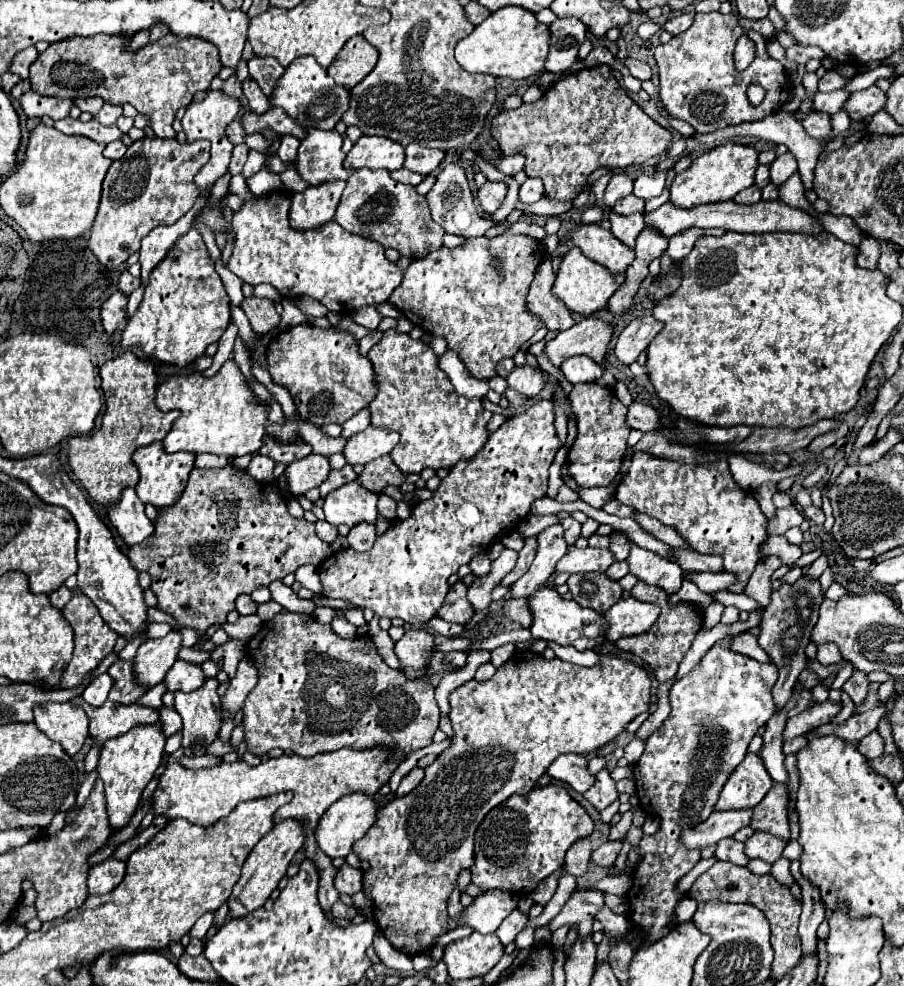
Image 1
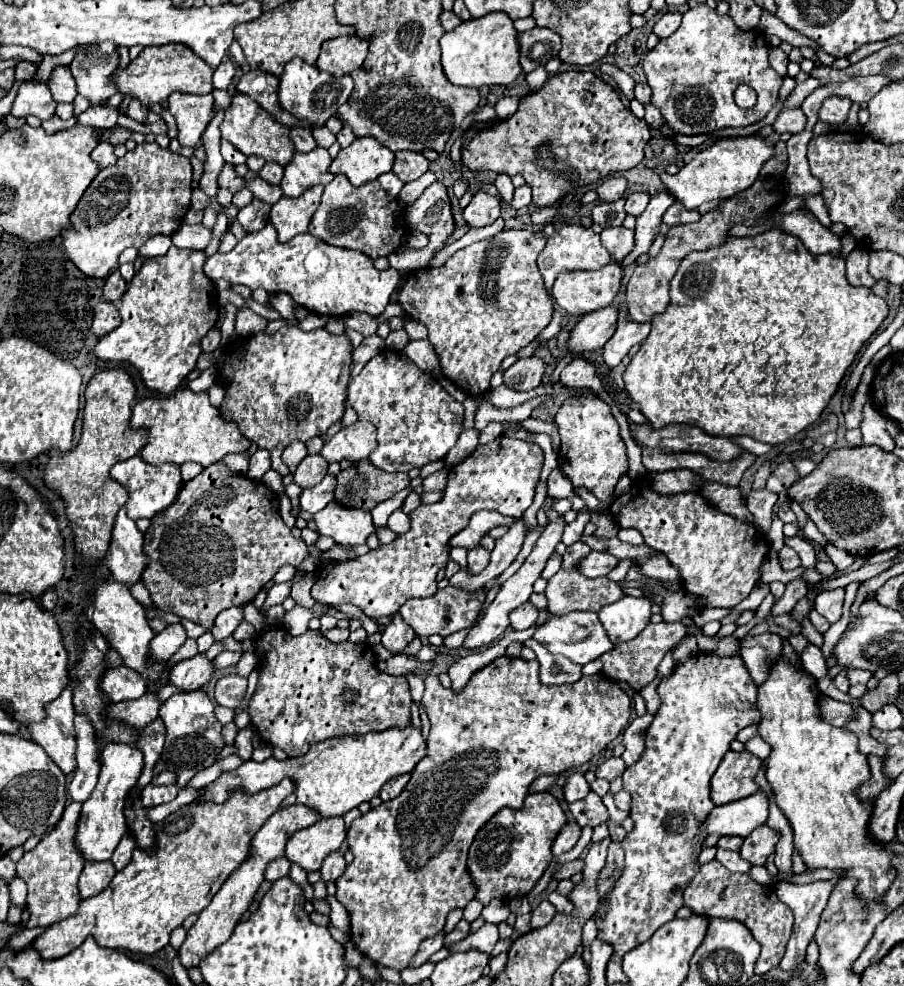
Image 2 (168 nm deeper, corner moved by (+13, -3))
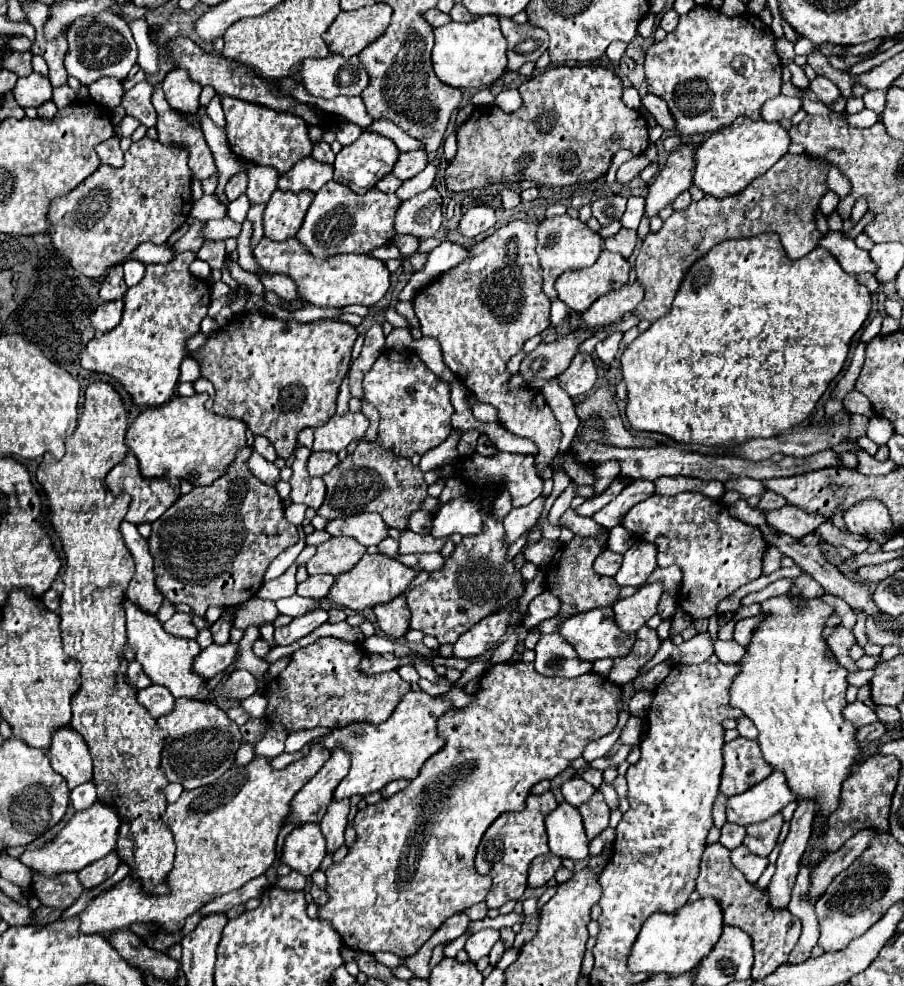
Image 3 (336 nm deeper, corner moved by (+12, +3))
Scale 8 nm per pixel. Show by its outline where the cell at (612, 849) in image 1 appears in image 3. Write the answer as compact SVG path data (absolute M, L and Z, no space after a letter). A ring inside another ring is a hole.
M547 854L547 856L537 856L535 862L531 864L531 872L529 872L529 886L545 886L557 872L557 868L563 866L563 858L555 856L555 854Z

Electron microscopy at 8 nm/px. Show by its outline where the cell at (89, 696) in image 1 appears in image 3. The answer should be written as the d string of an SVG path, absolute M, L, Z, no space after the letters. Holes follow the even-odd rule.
M89 780L87 784L79 784L79 788L71 790L71 802L73 802L75 810L85 810L95 800L97 800L97 790L95 790L93 780Z

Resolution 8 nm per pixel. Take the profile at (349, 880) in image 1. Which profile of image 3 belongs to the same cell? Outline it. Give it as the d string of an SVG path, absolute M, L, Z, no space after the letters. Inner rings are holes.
M349 800L329 804L327 814L321 820L321 830L327 840L327 854L335 854L343 846L347 814L349 814Z

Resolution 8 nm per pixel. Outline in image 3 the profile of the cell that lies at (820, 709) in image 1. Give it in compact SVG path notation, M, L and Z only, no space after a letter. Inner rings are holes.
M851 702L851 704L847 704L845 710L843 710L843 718L845 718L847 722L851 722L855 728L877 722L877 716L875 716L873 708L865 706L863 702Z

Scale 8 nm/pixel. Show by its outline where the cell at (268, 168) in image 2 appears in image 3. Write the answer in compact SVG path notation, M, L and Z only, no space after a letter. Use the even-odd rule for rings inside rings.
M249 166L249 186L247 186L247 196L251 200L251 204L265 204L271 194L277 190L277 182L279 182L279 172L275 172L275 168L267 168L267 166Z

